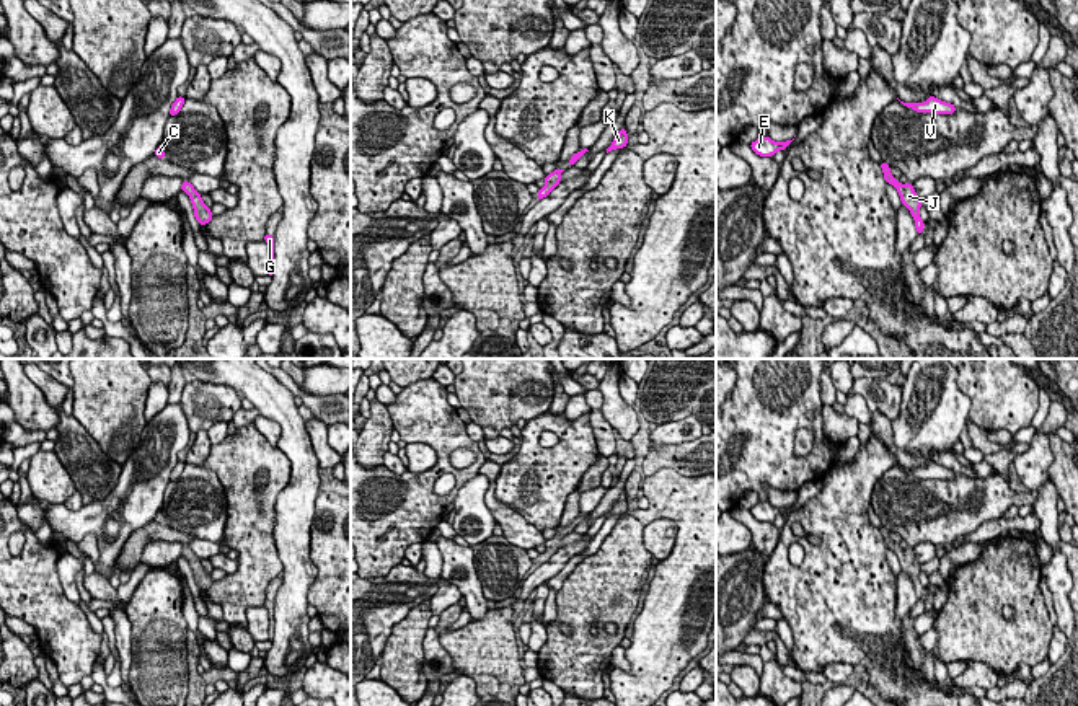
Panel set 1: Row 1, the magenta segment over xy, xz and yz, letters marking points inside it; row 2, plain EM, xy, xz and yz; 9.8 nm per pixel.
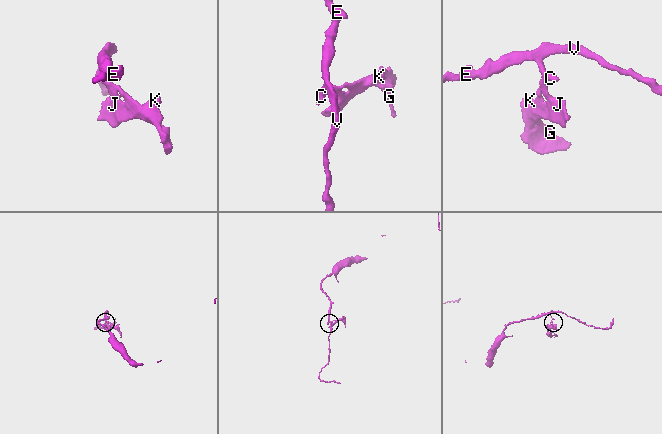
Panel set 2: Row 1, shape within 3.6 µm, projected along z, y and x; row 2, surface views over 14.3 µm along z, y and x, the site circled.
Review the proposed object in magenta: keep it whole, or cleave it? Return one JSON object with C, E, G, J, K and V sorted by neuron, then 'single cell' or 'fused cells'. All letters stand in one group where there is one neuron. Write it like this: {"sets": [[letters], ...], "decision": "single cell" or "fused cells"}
{"sets": [["C", "E", "V"], ["G", "J", "K"]], "decision": "fused cells"}

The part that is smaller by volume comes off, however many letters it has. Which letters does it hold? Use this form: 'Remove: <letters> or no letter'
Remove: G, J, K

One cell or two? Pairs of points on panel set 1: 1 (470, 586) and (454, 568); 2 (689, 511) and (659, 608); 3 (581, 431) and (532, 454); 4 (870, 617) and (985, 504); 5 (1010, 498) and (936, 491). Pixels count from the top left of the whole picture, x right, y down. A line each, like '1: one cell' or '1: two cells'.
1: one cell
2: one cell
3: one cell
4: two cells
5: one cell

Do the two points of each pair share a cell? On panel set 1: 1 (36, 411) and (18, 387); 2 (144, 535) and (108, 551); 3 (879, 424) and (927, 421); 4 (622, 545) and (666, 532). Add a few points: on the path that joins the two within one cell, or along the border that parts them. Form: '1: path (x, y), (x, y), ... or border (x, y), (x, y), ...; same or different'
1: path (30, 405), (22, 393); same
2: border (152, 519), (128, 538), (116, 560), (116, 571); different
3: border (889, 421), (892, 441), (907, 450), (918, 450); different
4: border (643, 525), (643, 547), (653, 556); different

